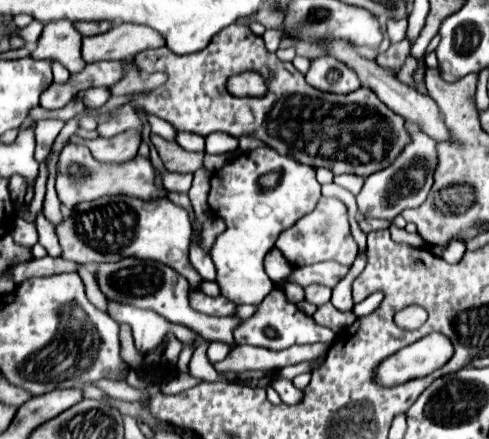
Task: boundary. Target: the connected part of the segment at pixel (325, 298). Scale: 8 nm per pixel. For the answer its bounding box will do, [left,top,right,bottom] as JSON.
[306,284,332,306]

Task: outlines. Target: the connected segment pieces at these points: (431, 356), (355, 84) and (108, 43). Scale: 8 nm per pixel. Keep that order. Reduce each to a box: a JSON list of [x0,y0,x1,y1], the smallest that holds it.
[[374,332,452,386],[306,56,360,94],[82,24,164,62]]

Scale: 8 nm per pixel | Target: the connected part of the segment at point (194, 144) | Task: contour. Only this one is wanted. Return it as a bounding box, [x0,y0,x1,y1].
[176,132,204,152]

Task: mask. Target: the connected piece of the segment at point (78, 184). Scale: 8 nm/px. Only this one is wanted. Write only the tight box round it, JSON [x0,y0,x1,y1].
[56,144,168,210]

